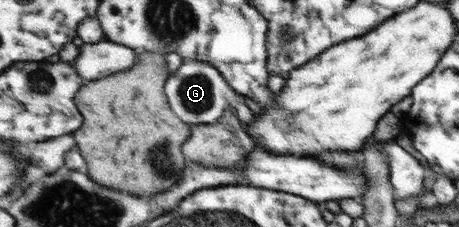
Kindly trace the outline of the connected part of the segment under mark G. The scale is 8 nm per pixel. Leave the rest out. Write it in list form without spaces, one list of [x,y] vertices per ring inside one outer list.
[[[184,59],[179,72],[174,72],[167,82],[167,96],[171,100],[171,108],[175,114],[191,125],[211,125],[218,123],[229,108],[240,99],[245,102],[244,95],[240,95],[228,82],[222,72],[210,62],[202,60]]]

